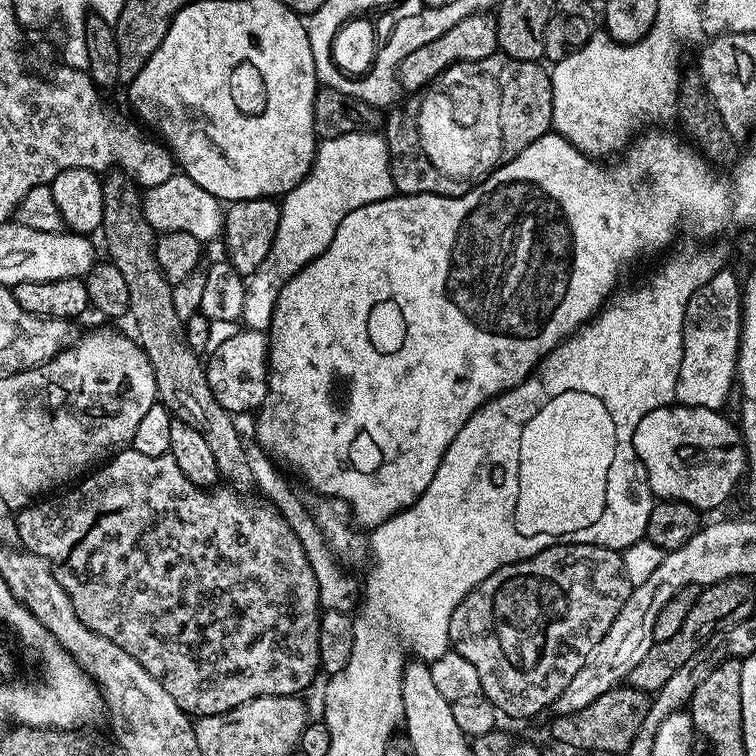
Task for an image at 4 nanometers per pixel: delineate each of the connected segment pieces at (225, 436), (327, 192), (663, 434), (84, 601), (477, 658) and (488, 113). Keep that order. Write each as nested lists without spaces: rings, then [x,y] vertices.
[[[112,170],[102,180],[102,233],[108,247],[107,259],[118,266],[130,293],[128,316],[136,323],[134,339],[152,367],[156,383],[156,398],[173,417],[186,426],[194,426],[207,442],[214,462],[220,471],[220,480],[227,482],[237,493],[244,494],[254,485],[250,474],[250,453],[244,449],[244,440],[236,429],[233,413],[218,406],[214,392],[204,374],[201,357],[188,348],[184,340],[184,325],[174,314],[172,285],[162,274],[156,261],[157,233],[146,222],[142,192],[131,176]]]
[[[379,131],[351,132],[342,134],[338,138],[320,140],[312,168],[306,174],[306,178],[302,182],[298,182],[298,186],[294,186],[294,190],[284,193],[279,201],[280,221],[278,230],[274,234],[274,242],[270,246],[270,254],[266,254],[266,258],[262,258],[262,266],[258,266],[258,270],[254,270],[254,274],[247,277],[242,298],[242,314],[240,315],[243,327],[255,332],[267,333],[272,324],[274,306],[278,302],[278,294],[282,290],[282,286],[286,286],[286,282],[290,282],[290,278],[294,278],[294,274],[298,274],[311,260],[318,258],[318,254],[327,250],[342,218],[346,218],[346,214],[366,206],[370,202],[388,199],[393,195],[393,192],[387,142]]]
[[[676,404],[658,410],[650,410],[638,422],[632,435],[636,457],[648,475],[653,497],[660,500],[677,500],[701,510],[716,508],[732,496],[736,483],[743,481],[748,467],[748,452],[744,449],[744,437],[739,427],[724,417],[723,411],[714,408],[687,408]]]
[[[128,446],[117,451],[95,470],[89,471],[75,486],[59,494],[37,499],[15,513],[20,544],[51,566],[58,586],[62,586],[62,590],[66,590],[70,596],[74,614],[78,614],[82,626],[94,630],[94,634],[102,634],[102,638],[108,638],[114,642],[114,646],[122,646],[122,650],[139,662],[150,678],[162,682],[162,690],[166,690],[166,694],[170,694],[170,698],[174,698],[181,710],[192,718],[222,714],[259,696],[295,696],[303,693],[303,688],[310,687],[316,672],[321,671],[318,626],[322,609],[318,598],[318,582],[298,534],[294,534],[288,519],[271,504],[261,503],[259,508],[244,500],[248,498],[236,501],[237,493],[228,486],[224,486],[221,492],[215,492],[194,486],[190,478],[178,470],[178,462],[174,462],[171,454],[138,454],[138,450]]]
[[[571,542],[555,544],[538,554],[518,558],[512,564],[502,566],[494,574],[490,574],[490,578],[482,581],[473,592],[466,594],[466,598],[462,598],[462,602],[458,602],[454,614],[450,614],[448,643],[451,651],[462,654],[462,658],[466,658],[466,662],[472,663],[474,670],[478,670],[481,693],[484,699],[495,706],[497,713],[504,715],[505,712],[506,715],[513,716],[516,720],[524,720],[527,716],[538,715],[543,708],[551,709],[558,694],[562,694],[562,690],[566,690],[566,686],[570,686],[570,678],[574,678],[574,674],[578,674],[578,670],[582,670],[582,662],[586,662],[590,650],[594,650],[594,646],[598,646],[598,642],[606,634],[606,630],[610,630],[610,622],[614,622],[614,618],[618,618],[618,610],[622,610],[622,606],[632,590],[632,581],[628,578],[628,572],[622,570],[622,555],[617,549],[603,548],[597,544],[574,544]]]
[[[503,54],[470,63],[452,64],[436,76],[433,88],[421,95],[416,123],[420,150],[443,177],[483,177],[503,157],[498,109],[504,108],[504,68],[511,59]]]

